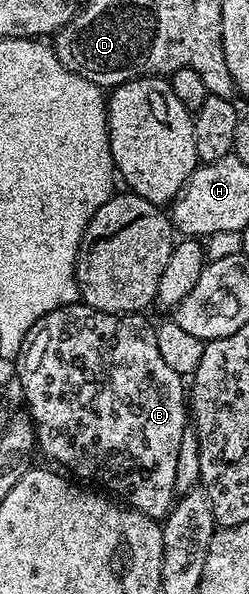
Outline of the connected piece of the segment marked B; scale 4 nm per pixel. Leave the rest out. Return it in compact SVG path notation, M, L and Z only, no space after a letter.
M82 301L71 303L68 307L58 307L56 311L39 320L37 330L30 336L29 342L22 352L21 362L18 364L18 366L20 365L19 383L23 386L24 397L27 398L28 409L26 408L26 410L29 412L29 418L35 424L35 438L40 452L44 451L53 462L60 463L60 465L55 465L60 468L68 467L68 469L63 469L70 472L72 476L80 475L80 477L75 477L86 481L88 484L98 485L111 493L124 491L127 494L126 502L134 507L136 511L148 515L150 519L162 521L167 518L177 500L175 494L177 453L181 449L183 434L189 429L189 403L185 398L184 376L173 373L173 369L169 369L169 365L165 365L165 360L157 349L155 327L152 324L147 324L142 319L143 317L139 313L106 315L104 311L95 311Z

